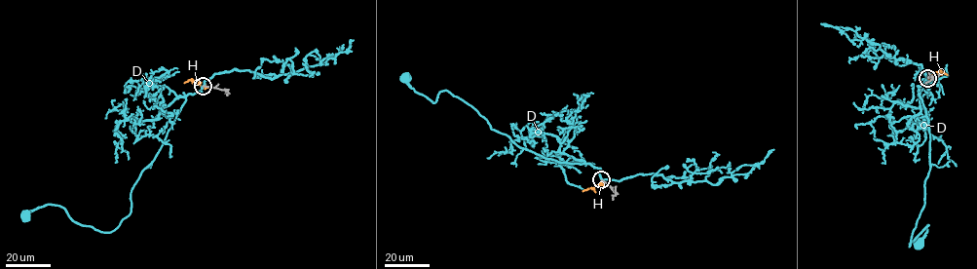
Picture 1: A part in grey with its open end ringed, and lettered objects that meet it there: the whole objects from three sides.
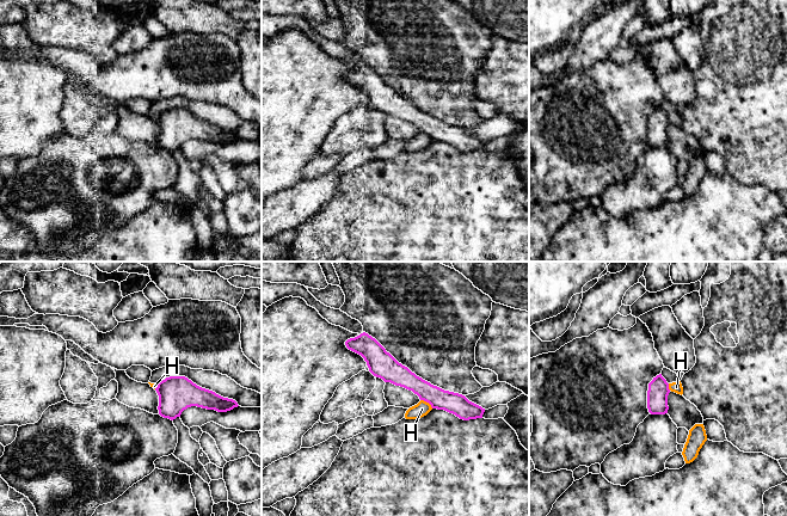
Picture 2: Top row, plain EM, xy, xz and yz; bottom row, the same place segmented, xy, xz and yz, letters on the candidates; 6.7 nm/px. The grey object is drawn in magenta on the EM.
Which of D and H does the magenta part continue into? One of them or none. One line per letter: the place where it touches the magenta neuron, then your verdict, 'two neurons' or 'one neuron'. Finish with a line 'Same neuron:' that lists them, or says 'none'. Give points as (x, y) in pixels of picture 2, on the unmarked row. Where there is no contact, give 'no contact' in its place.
D: no contact; two neurons
H: contact xz (426, 134); two neurons
Same neuron: none

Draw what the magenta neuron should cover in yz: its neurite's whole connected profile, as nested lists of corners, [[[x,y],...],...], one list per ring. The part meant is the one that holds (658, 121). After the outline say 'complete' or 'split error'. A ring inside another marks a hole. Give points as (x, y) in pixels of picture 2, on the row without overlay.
[[[662,106],[653,110],[648,116],[647,141],[651,147],[668,146],[668,128],[670,125],[669,116]]]; complete

